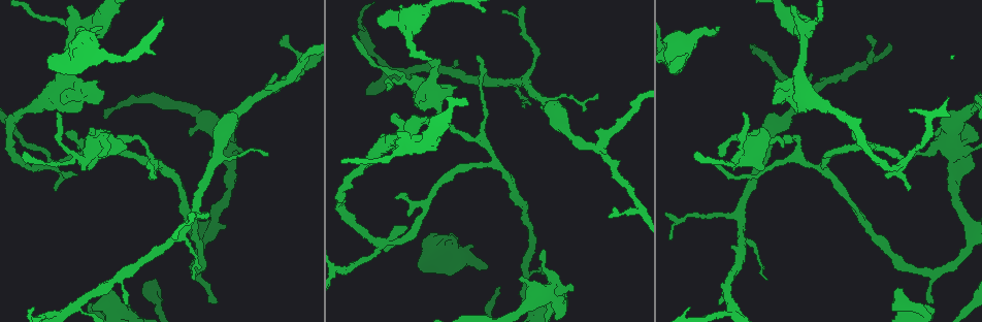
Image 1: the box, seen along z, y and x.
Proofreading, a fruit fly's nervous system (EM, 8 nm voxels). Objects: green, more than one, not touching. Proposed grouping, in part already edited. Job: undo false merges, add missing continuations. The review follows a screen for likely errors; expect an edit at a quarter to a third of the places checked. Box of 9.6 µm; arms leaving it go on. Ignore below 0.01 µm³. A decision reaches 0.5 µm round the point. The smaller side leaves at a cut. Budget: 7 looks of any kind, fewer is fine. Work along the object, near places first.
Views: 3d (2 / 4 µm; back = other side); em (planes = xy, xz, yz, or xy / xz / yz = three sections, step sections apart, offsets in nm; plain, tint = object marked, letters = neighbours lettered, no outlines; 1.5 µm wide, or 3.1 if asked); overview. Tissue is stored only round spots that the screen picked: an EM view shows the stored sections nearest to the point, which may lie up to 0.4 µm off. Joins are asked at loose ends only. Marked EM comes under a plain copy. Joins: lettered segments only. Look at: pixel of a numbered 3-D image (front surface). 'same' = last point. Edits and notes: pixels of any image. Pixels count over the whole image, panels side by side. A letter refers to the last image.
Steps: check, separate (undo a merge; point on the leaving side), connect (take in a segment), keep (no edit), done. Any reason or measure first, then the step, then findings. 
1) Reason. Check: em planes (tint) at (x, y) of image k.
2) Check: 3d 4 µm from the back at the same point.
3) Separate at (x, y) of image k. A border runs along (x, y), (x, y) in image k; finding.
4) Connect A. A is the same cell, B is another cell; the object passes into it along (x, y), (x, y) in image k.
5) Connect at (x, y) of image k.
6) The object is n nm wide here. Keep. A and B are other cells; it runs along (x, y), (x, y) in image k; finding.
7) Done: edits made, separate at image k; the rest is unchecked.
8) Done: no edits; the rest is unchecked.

Tapers out. Check: em yz step 4 (tint) at (865, 37) of image 1.

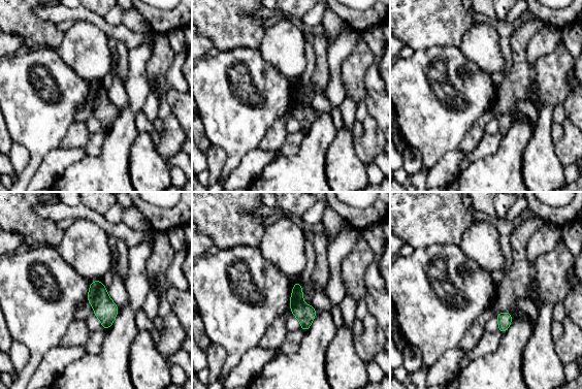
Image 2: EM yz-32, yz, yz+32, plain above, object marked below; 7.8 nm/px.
Another direction. Check: em planes (letters) at the same point.

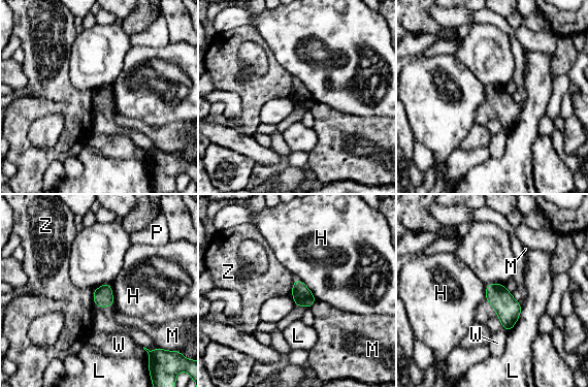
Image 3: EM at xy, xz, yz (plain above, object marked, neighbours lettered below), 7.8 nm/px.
Keep. H, L, M, P, W and Z are other cells; a border runs along (109, 284), (113, 305) in image 3; none of them fits.

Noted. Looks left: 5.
A fork. Check: 3d 4 µm at (599, 150) of image 1.

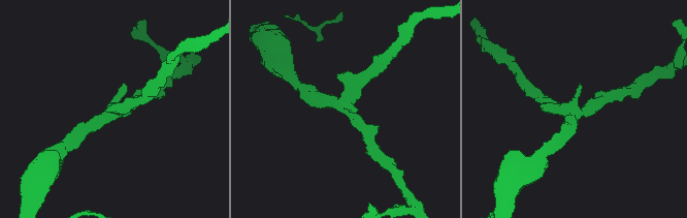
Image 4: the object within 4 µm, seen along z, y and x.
Now the EM. Check: em planes (letters) at (342, 103) of image 4.

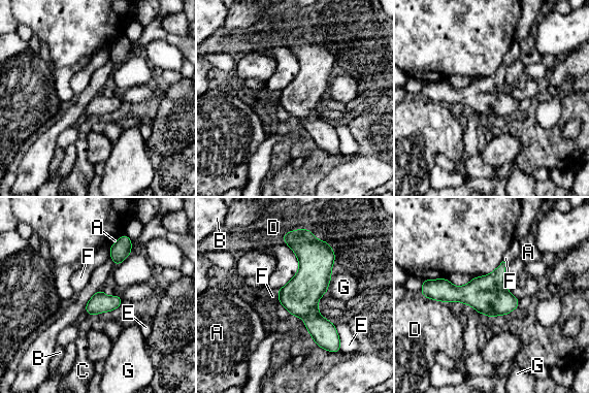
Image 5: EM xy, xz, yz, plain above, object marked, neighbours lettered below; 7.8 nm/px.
Keep. A, B, C, D, E, F and G are other cells; it runs along (290, 234), (330, 347) in image 5; all the same neuron.

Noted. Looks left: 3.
Check: em planes (letters) at (388, 85) of image 1.

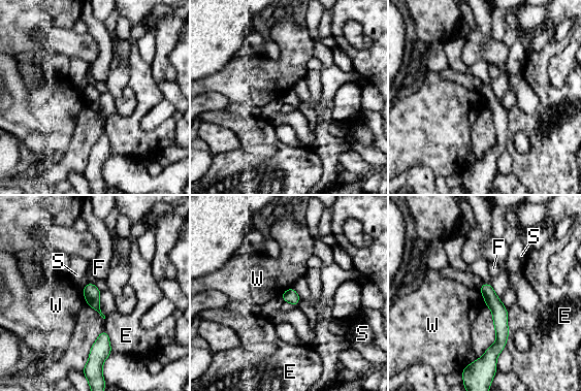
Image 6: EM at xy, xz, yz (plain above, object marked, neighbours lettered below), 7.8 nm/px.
Keep. E, F, S and W are other cells; a border runs along (479, 291), (486, 304) in image 6; no lettered segment goes on from it.

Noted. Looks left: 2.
Done: no edits; the rest is unchecked.

